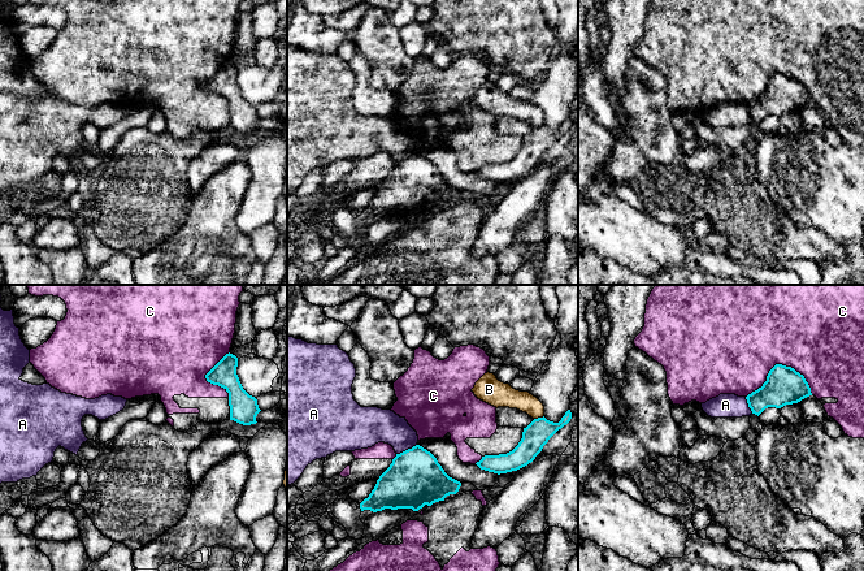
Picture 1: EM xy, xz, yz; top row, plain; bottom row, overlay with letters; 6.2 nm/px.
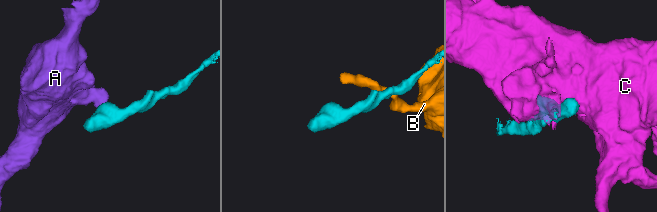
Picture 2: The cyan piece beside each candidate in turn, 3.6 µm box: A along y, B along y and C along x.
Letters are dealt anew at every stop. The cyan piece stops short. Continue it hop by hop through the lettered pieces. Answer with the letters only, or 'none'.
none

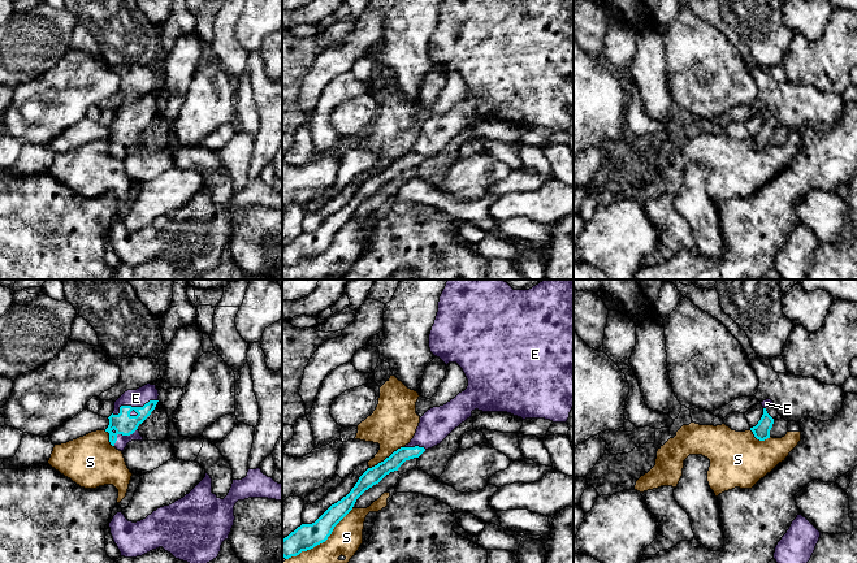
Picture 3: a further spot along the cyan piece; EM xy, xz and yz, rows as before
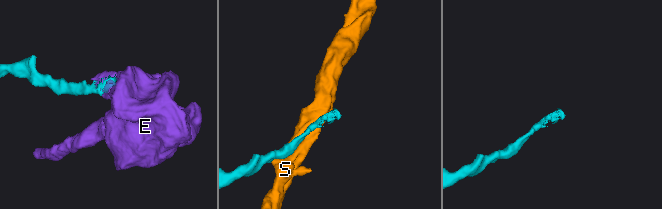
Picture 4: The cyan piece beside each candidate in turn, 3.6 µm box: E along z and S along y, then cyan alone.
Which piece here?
E

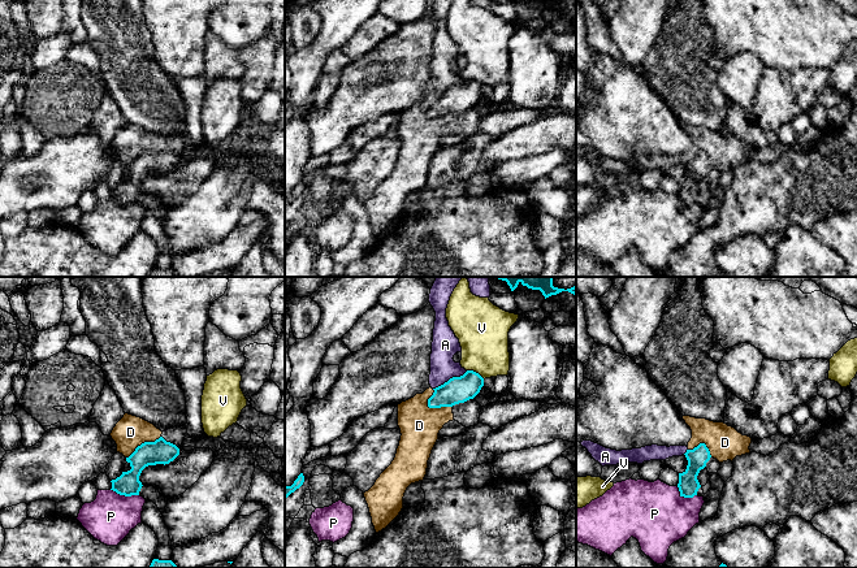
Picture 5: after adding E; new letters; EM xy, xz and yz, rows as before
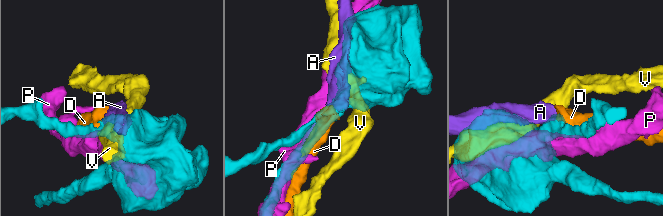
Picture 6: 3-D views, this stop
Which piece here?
none

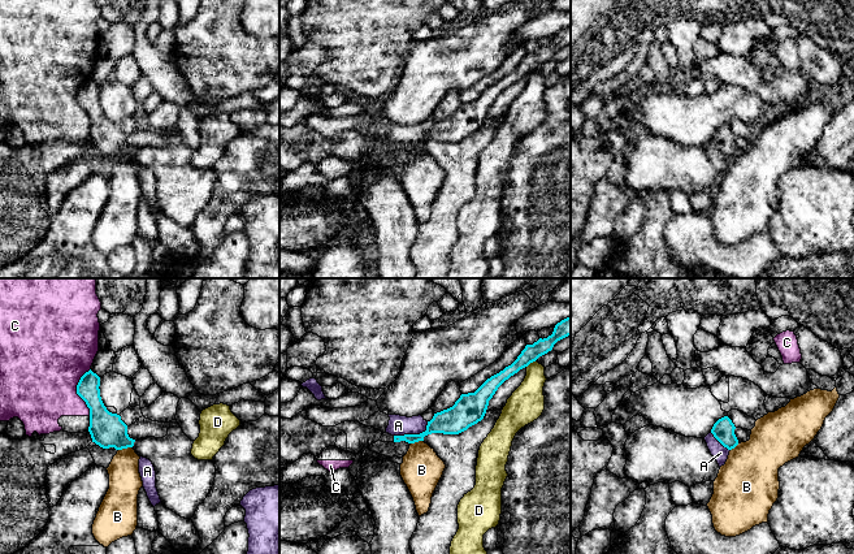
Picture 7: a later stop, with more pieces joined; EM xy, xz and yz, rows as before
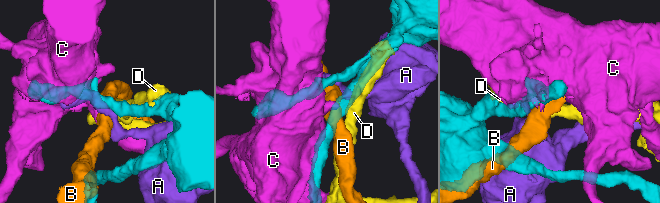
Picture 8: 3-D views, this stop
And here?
none

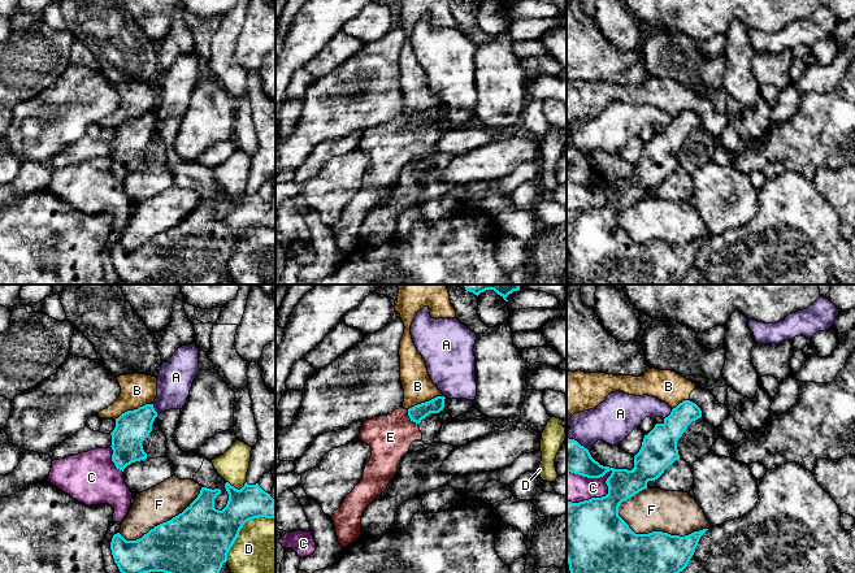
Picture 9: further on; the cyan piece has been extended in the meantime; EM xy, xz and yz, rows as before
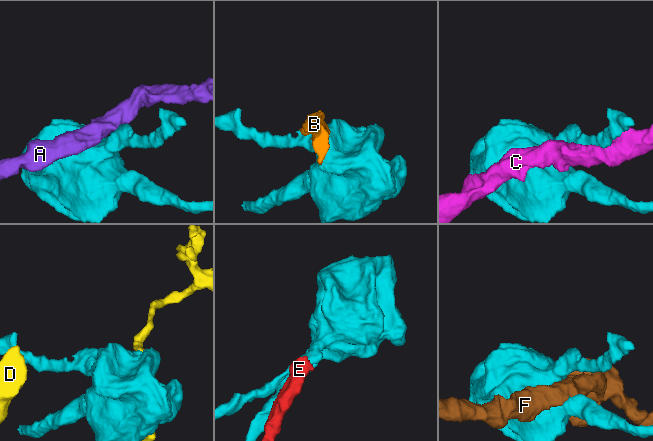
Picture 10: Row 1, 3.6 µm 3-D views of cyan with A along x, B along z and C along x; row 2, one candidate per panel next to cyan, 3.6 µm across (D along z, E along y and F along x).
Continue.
none

